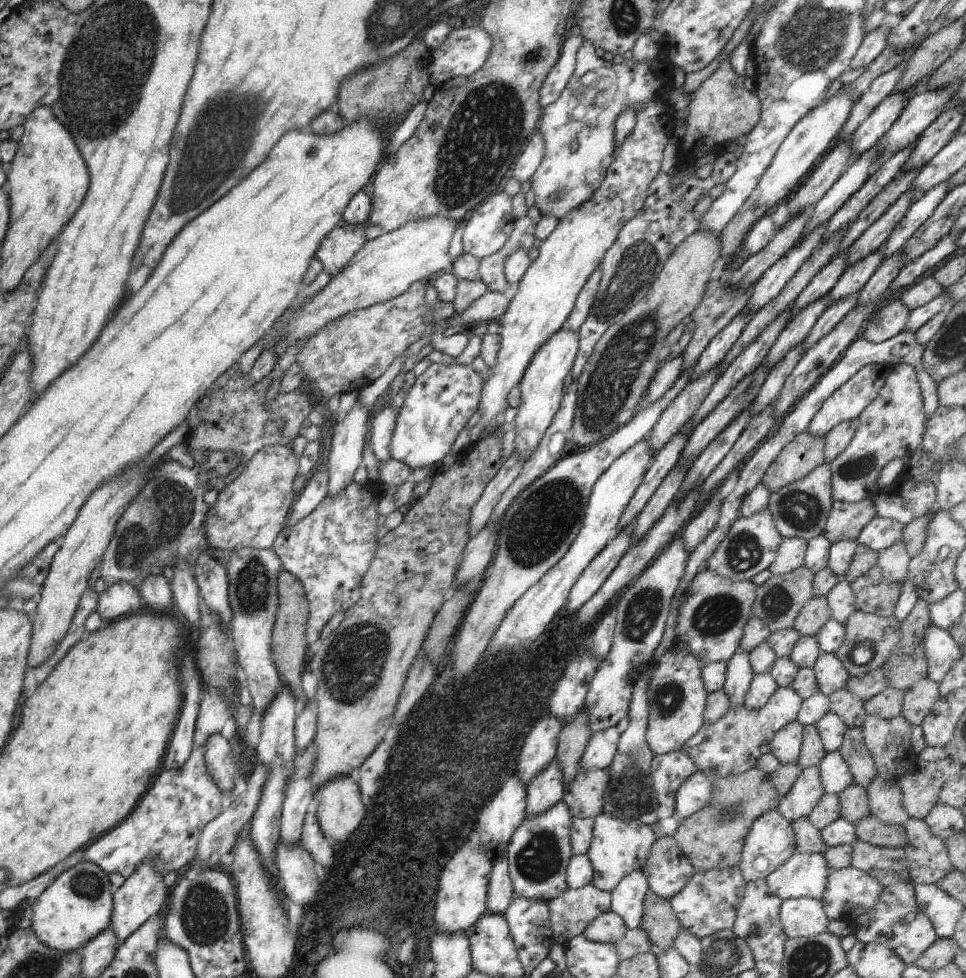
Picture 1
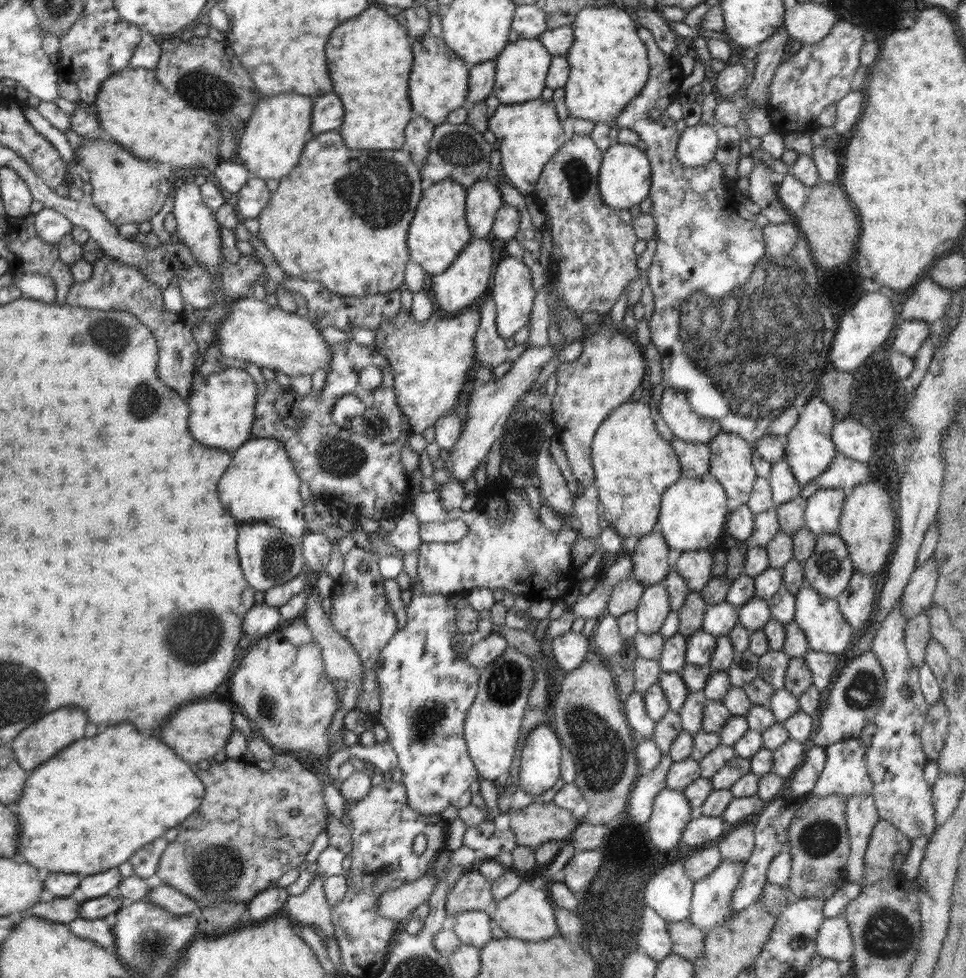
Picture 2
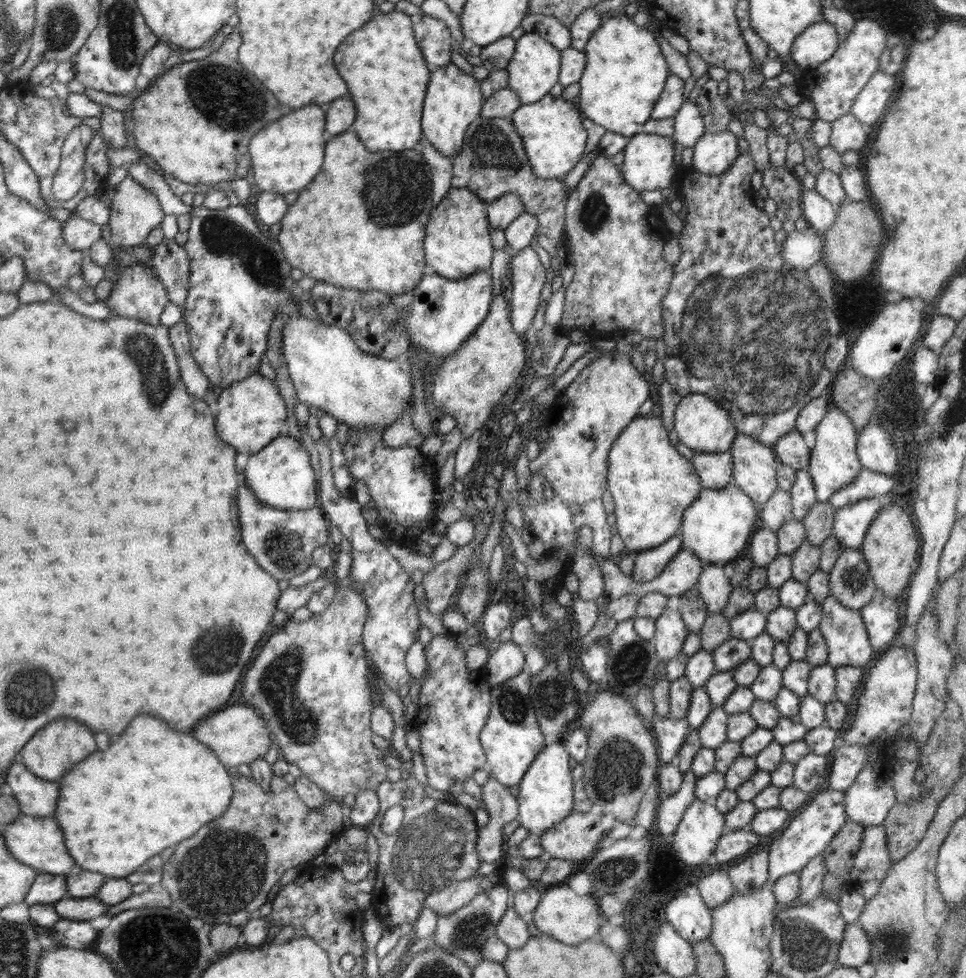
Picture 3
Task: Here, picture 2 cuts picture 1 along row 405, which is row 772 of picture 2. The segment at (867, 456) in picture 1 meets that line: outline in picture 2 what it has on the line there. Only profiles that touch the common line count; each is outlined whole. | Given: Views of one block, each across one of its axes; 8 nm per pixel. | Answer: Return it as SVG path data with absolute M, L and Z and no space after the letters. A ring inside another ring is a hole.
M900 598L879 625L869 644L870 651L880 660L886 679L882 709L878 715L866 720L859 734L866 749L866 767L872 779L872 796L880 819L888 820L907 838L931 837L937 827L934 818L931 787L924 780L924 766L928 762L922 748L921 732L929 712L919 683L919 667L912 665L905 646L907 616L901 610Z

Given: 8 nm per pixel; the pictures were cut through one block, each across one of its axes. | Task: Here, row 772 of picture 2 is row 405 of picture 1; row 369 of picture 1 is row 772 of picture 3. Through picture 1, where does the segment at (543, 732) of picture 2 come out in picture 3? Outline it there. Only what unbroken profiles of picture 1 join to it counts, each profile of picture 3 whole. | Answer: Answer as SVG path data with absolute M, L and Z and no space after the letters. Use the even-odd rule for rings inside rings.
M560 741L544 746L530 768L526 770L524 778L519 784L517 801L519 815L517 821L523 828L534 836L542 837L546 830L562 822L566 816L574 812L574 783L572 783L572 771L570 771L569 754Z

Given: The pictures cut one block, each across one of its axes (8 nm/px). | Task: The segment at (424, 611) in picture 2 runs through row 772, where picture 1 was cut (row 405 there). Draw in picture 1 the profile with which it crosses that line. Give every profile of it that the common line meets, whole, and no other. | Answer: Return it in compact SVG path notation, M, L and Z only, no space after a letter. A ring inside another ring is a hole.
M432 363L423 374L416 377L403 405L397 413L397 421L391 438L389 451L394 459L405 462L412 470L428 468L450 459L452 444L468 419L477 411L481 390L485 382L471 365L443 365Z

